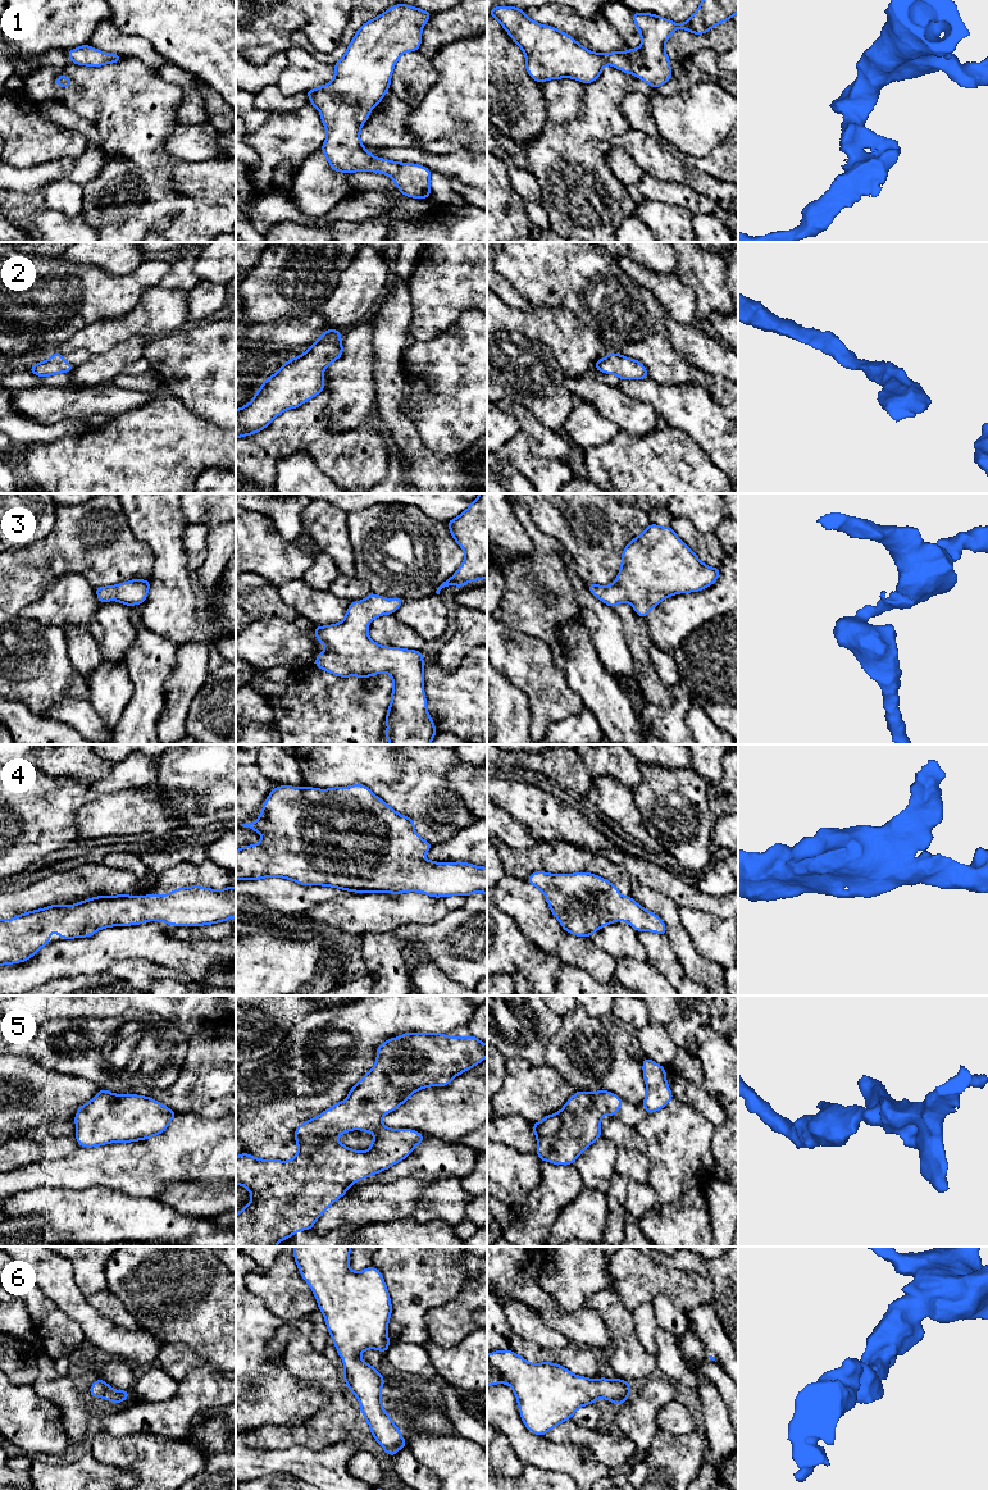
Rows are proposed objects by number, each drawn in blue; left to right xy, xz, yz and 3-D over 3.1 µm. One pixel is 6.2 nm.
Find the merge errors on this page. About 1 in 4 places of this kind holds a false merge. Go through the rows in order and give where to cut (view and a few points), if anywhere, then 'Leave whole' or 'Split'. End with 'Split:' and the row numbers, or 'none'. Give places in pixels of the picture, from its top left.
1: No split. Leave whole
2: No split. Leave whole
3: No split. Leave whole
4: No split. Leave whole
5: No split. Leave whole
6: No split. Leave whole
Split: none

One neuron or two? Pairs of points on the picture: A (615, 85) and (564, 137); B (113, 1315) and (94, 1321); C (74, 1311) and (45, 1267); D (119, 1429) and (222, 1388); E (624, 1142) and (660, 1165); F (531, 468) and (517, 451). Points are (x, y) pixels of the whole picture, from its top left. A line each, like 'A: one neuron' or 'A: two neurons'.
A: one neuron
B: two neurons
C: one neuron
D: one neuron
E: two neurons
F: one neuron

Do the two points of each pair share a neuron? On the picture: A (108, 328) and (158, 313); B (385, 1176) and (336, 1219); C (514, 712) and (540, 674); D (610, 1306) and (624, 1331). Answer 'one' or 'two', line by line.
A: one
B: two
C: two
D: one

